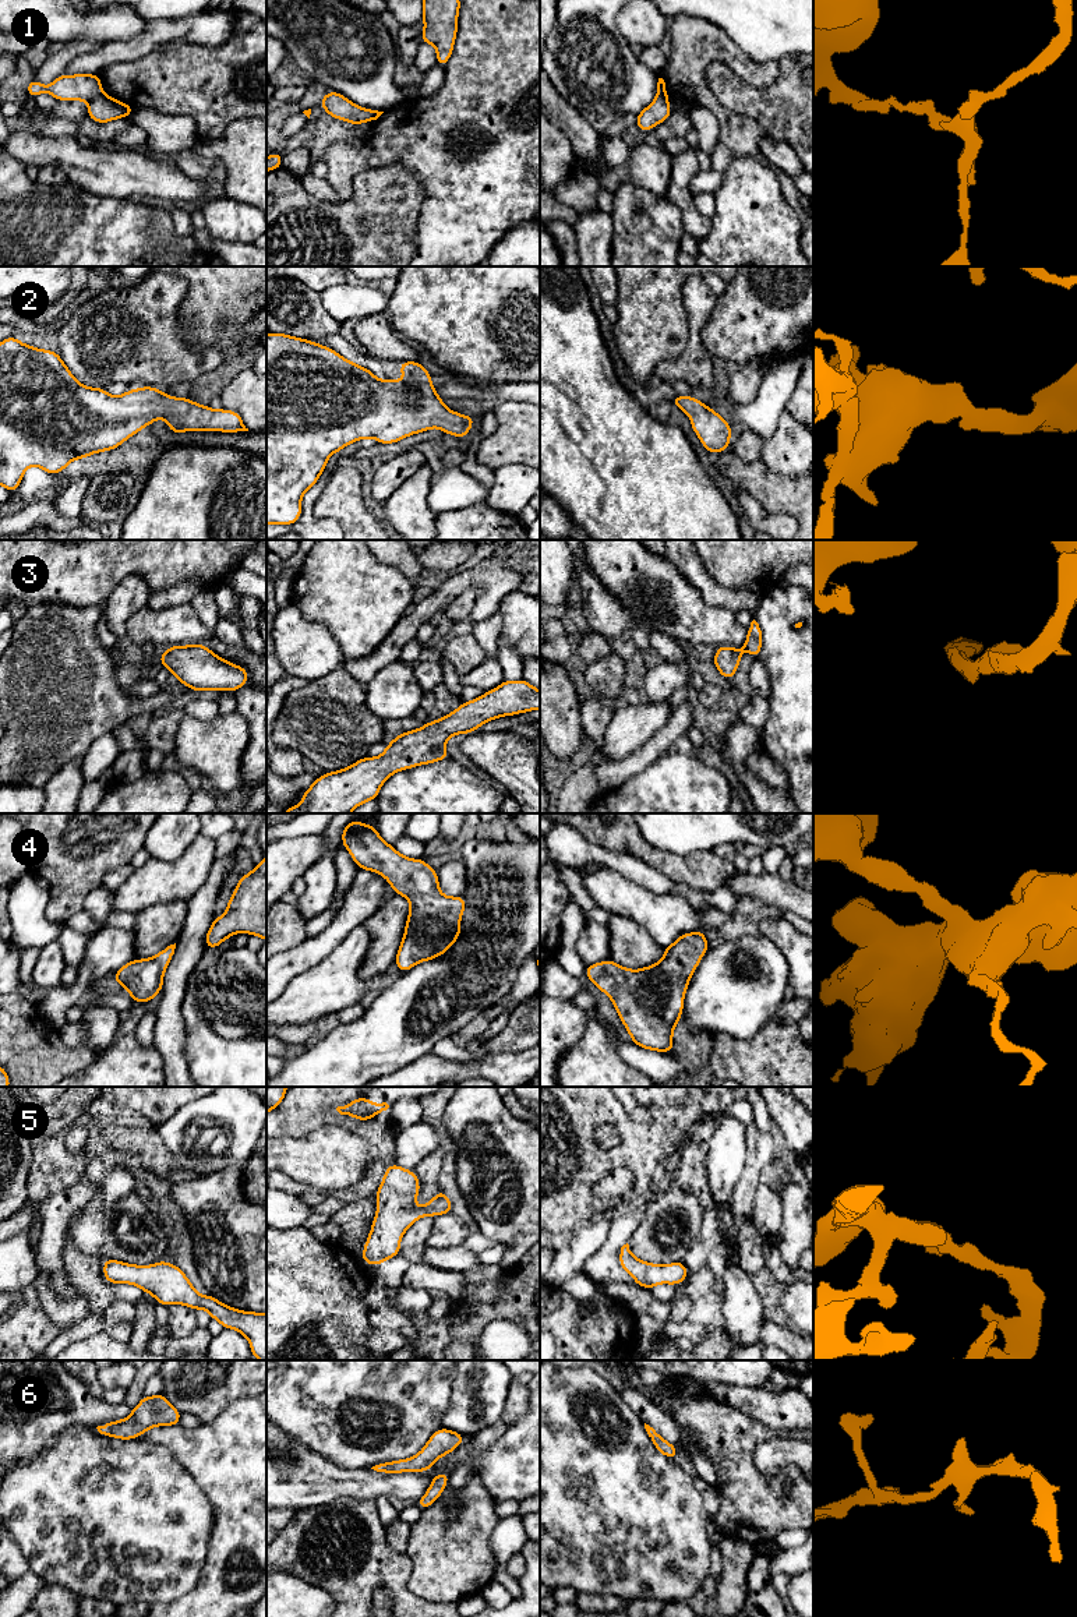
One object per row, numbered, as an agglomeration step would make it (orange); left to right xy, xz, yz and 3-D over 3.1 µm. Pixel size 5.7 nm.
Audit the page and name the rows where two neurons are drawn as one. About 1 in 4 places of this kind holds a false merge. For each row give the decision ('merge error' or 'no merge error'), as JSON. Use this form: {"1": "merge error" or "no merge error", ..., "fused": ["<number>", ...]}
{"1": "merge error", "2": "no merge error", "3": "no merge error", "4": "no merge error", "5": "no merge error", "6": "no merge error", "fused": ["1"]}

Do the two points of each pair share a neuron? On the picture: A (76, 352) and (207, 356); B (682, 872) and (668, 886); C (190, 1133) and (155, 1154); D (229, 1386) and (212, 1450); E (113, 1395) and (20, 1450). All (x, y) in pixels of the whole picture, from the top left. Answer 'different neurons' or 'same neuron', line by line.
A: same neuron
B: different neurons
C: different neurons
D: different neurons
E: different neurons

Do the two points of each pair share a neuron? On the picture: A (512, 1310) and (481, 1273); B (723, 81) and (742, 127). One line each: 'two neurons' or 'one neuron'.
A: two neurons
B: two neurons

